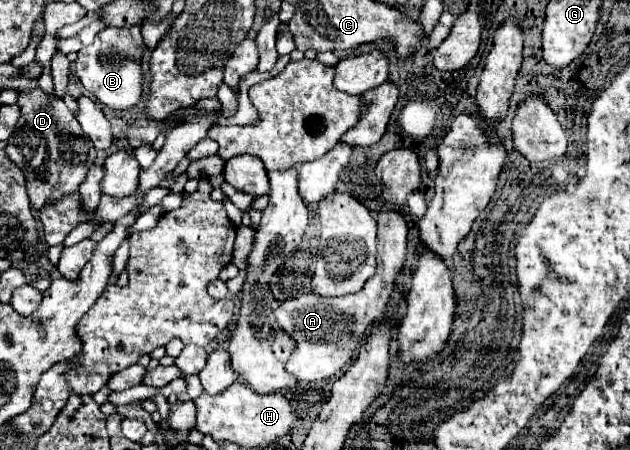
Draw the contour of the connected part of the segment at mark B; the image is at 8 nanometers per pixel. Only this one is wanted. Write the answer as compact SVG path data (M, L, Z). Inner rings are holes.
M108 26L102 30L90 46L84 46L78 52L76 60L76 76L82 86L106 104L112 110L130 110L138 104L142 96L142 56L144 56L144 38L140 34L140 26L132 28L114 28Z

